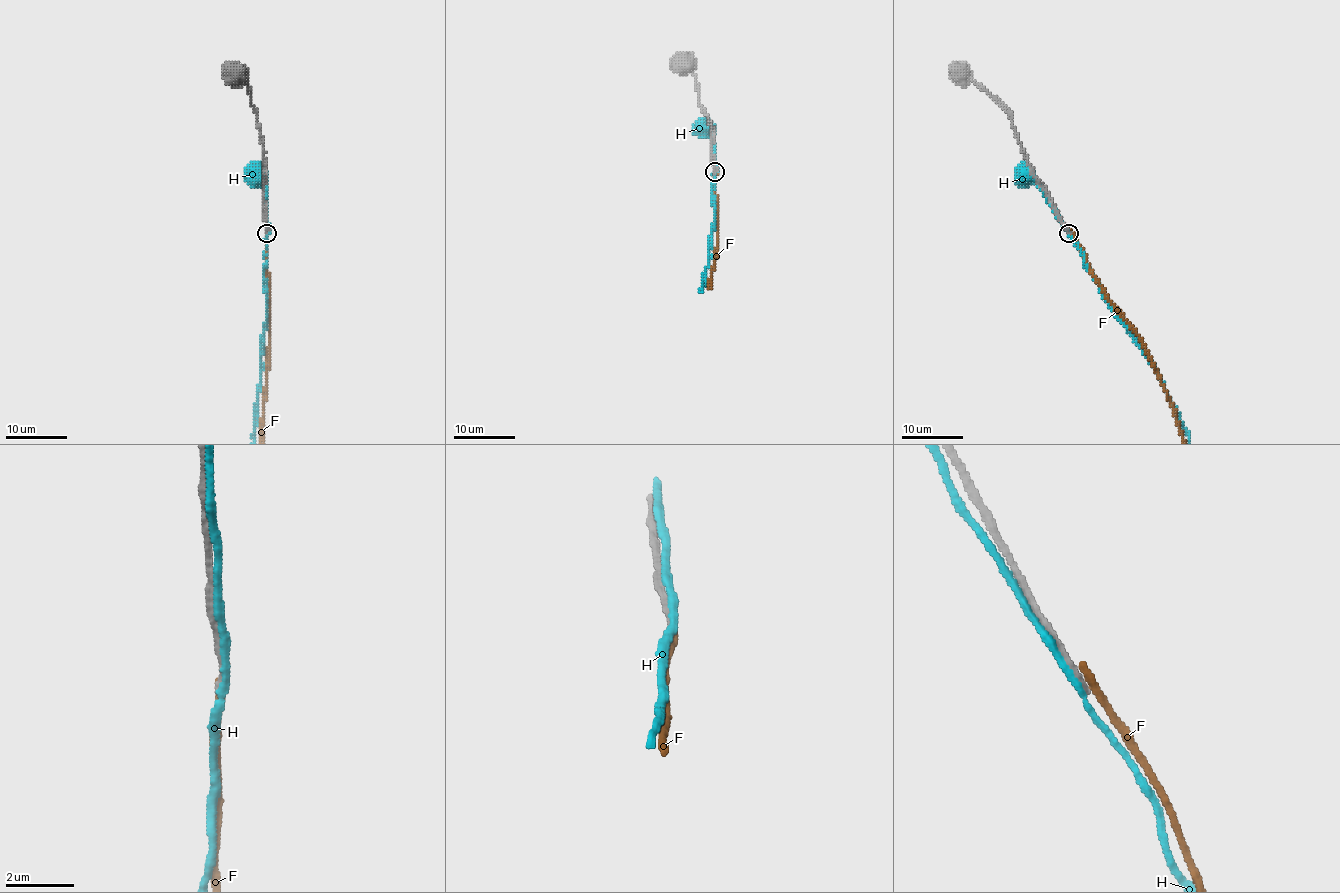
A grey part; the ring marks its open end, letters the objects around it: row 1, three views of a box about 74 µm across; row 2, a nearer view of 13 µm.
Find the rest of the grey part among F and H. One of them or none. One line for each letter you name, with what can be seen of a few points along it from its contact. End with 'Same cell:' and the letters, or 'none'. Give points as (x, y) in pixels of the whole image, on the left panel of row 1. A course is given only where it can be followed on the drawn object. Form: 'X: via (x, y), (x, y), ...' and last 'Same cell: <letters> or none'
Same cell: none

